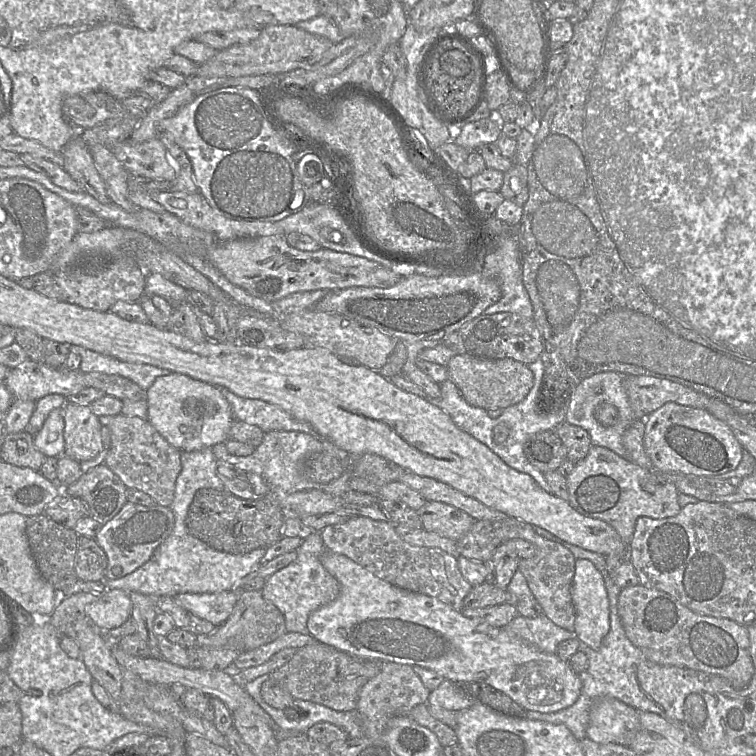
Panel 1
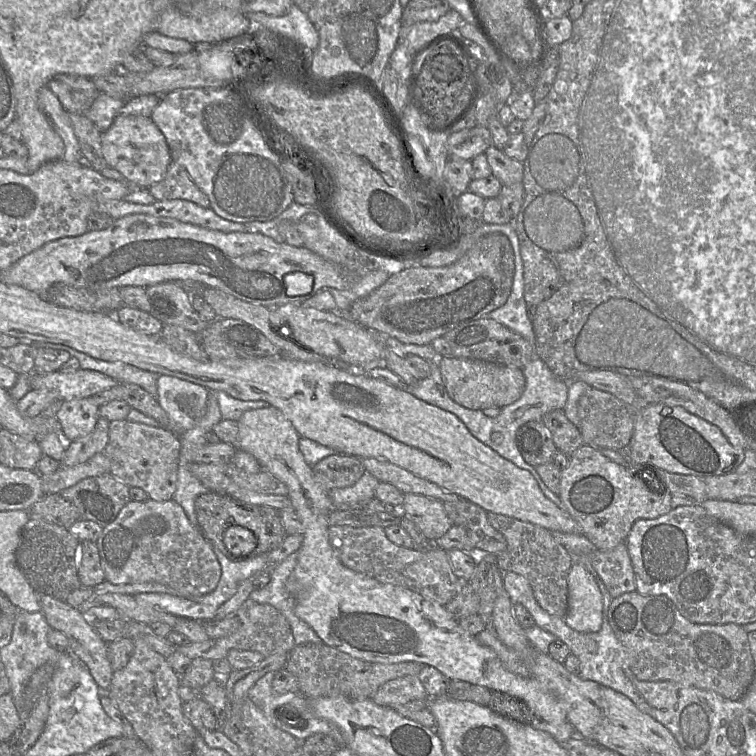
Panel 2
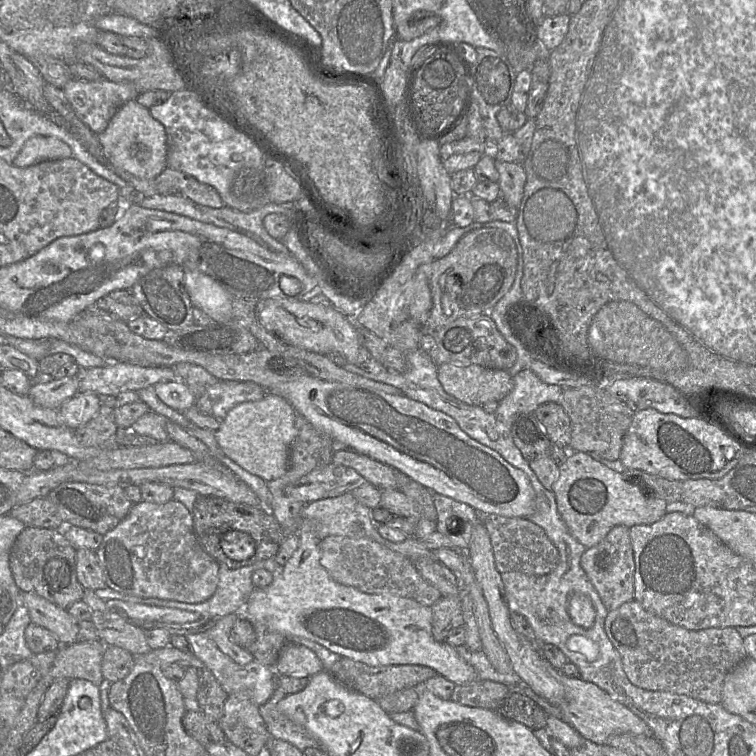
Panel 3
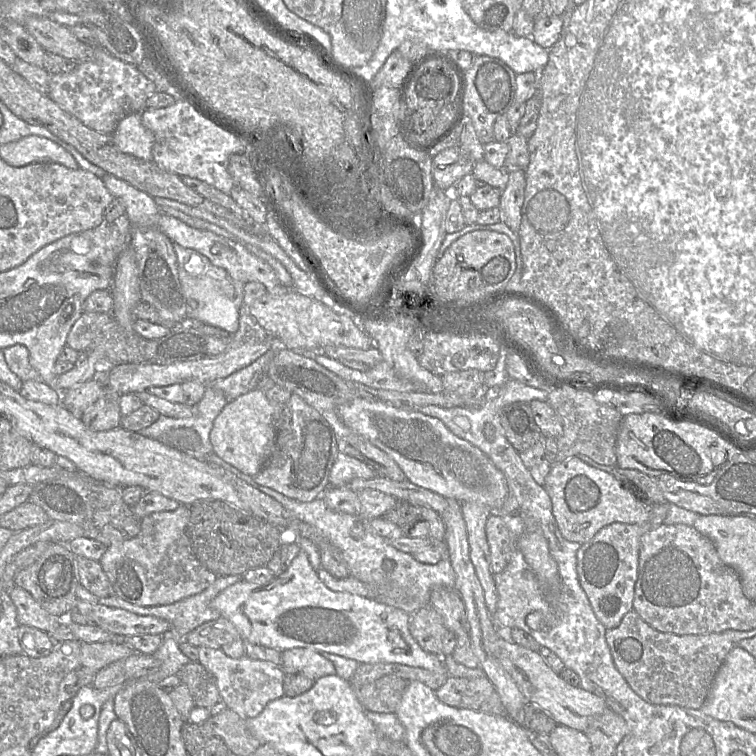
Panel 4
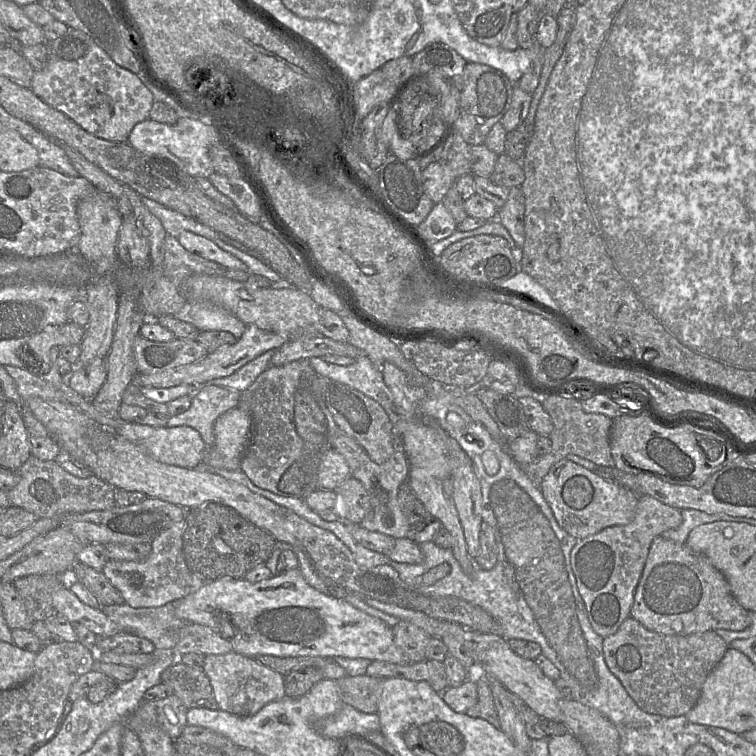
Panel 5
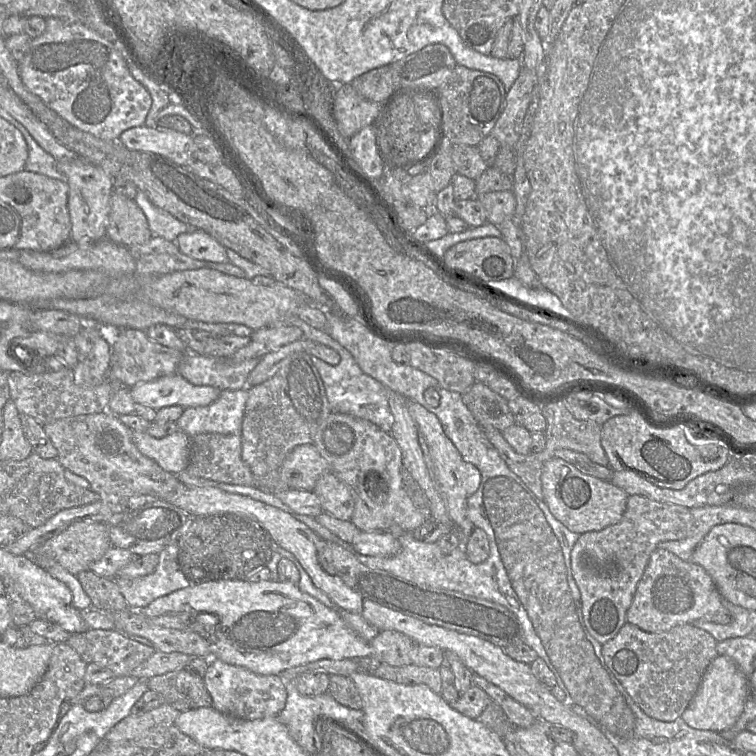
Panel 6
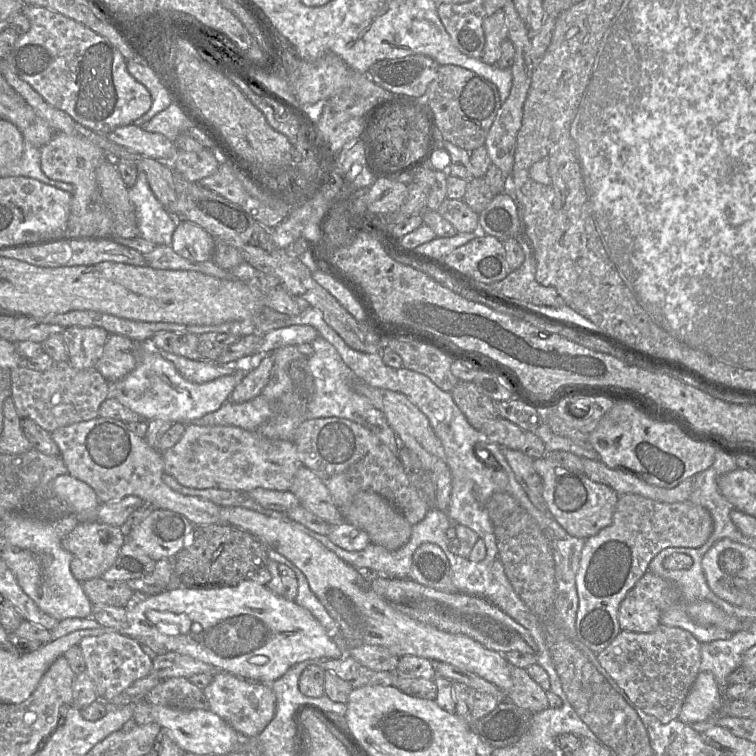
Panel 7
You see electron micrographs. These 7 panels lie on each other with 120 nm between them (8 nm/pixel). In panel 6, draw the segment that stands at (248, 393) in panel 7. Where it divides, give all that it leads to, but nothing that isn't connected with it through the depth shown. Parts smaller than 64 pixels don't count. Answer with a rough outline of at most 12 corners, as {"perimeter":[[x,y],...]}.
{"perimeter":[[301,338],[264,355],[245,388],[275,375],[284,359],[317,343]]}

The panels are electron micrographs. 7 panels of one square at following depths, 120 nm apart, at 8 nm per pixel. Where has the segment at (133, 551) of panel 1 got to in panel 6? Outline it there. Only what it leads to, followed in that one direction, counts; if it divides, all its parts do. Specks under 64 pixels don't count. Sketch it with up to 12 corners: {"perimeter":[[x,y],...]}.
{"perimeter":[[178,542],[158,553],[153,573],[115,577],[128,607],[190,587]]}

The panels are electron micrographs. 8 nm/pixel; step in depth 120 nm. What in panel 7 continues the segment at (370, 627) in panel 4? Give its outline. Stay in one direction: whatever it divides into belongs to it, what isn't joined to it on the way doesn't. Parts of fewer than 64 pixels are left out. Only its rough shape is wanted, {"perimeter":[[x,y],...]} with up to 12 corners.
{"perimeter":[[249,579],[137,597],[116,632],[248,681],[345,655]]}

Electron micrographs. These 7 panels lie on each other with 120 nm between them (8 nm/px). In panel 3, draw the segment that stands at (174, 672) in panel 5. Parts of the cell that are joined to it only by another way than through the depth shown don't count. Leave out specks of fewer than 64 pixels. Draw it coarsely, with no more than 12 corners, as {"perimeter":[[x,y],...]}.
{"perimeter":[[199,669],[197,701],[215,722],[228,695],[214,675]]}

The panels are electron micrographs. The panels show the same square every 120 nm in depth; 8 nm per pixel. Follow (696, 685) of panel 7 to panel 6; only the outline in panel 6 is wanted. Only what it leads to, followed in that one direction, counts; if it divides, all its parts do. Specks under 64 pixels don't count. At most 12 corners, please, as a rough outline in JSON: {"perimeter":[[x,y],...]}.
{"perimeter":[[727,656],[707,667],[682,720],[699,730],[733,726],[751,696]]}

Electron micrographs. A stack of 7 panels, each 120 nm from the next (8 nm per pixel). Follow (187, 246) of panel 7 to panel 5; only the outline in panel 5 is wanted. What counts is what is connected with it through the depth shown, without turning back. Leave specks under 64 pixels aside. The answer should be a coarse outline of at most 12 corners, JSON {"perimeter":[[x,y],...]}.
{"perimeter":[[183,230],[183,248],[227,269],[248,272],[241,260],[203,236]]}

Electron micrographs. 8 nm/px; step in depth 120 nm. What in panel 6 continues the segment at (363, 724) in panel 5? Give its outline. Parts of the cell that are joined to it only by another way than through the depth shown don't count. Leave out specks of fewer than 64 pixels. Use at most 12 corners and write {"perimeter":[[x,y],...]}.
{"perimeter":[[286,680],[286,704],[277,719],[307,752],[313,720],[322,714],[362,722],[362,710],[328,692],[304,696]]}

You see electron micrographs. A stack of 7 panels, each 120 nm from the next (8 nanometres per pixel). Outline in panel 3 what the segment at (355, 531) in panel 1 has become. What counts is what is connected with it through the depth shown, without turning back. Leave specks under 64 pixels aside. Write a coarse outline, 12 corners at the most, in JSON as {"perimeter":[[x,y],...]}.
{"perimeter":[[327,536],[335,582],[428,607],[443,597],[410,559],[369,538]]}

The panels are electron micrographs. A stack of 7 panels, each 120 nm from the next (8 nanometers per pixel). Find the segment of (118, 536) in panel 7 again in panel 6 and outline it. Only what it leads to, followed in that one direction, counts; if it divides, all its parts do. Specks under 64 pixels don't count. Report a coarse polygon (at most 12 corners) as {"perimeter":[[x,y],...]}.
{"perimeter":[[75,522],[29,555],[78,575],[111,547],[105,523]]}

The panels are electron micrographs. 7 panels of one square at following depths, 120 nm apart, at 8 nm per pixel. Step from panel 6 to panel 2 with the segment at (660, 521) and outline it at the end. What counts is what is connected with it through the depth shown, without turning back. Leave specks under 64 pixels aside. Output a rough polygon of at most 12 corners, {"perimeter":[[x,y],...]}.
{"perimeter":[[626,542],[590,562],[612,598],[636,591]]}

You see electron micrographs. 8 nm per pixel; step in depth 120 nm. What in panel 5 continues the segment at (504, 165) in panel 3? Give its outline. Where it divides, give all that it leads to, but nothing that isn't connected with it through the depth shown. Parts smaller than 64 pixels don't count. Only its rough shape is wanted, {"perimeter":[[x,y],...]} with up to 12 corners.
{"perimeter":[[510,188],[497,219],[519,248],[525,242],[525,198]]}

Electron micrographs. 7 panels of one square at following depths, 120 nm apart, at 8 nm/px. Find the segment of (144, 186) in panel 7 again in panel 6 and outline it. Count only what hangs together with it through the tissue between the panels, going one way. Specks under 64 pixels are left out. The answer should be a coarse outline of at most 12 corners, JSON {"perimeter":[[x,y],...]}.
{"perimeter":[[142,191],[134,201],[153,236],[175,242],[199,230],[155,206]]}

